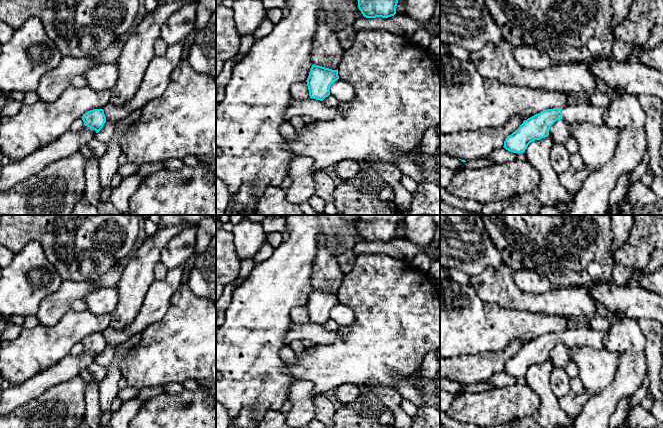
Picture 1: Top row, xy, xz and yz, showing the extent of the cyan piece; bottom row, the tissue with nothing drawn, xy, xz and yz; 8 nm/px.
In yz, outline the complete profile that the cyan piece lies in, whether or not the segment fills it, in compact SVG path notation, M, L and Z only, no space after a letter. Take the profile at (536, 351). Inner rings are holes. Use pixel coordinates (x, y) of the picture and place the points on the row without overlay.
M572 323L562 333L543 334L524 344L515 356L507 360L503 371L513 377L524 377L531 366L548 361L551 350L557 344L563 343L569 349L575 346L590 346L600 349L604 348L606 336L607 331L594 331L586 325Z

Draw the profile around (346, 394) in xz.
M342 385L335 389L334 395L343 405L350 405L360 396L360 391L358 385Z

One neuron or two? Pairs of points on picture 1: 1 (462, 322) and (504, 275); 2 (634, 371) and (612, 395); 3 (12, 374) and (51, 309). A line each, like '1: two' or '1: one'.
1: two
2: one
3: two

